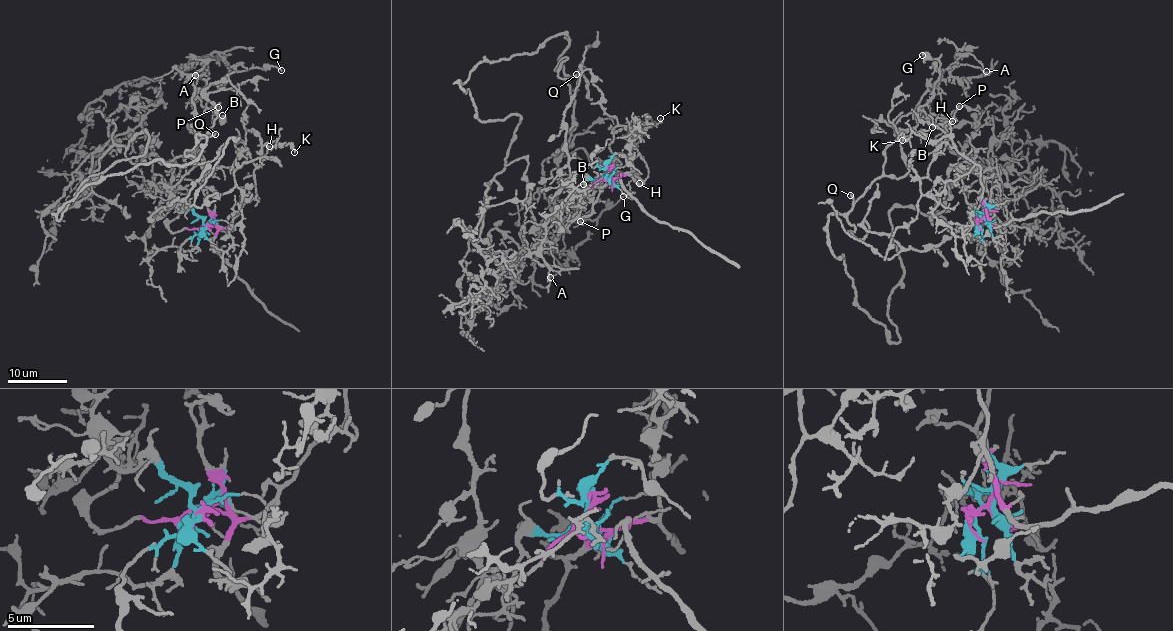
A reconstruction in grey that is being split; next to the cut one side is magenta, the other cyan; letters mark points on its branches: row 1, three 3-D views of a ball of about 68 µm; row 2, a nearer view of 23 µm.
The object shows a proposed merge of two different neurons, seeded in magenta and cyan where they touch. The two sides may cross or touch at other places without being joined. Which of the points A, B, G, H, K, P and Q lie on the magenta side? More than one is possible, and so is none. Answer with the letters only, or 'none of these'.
H, K

